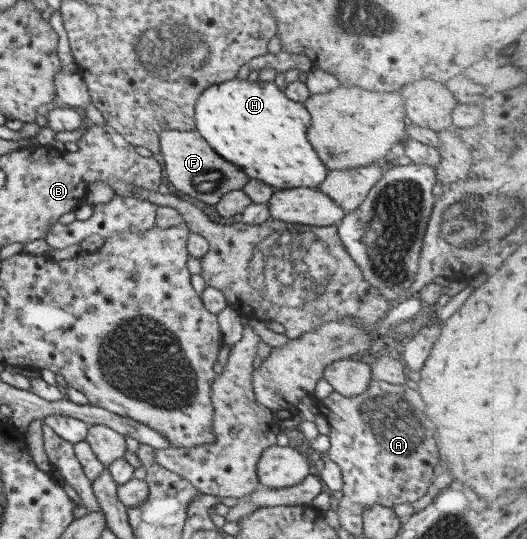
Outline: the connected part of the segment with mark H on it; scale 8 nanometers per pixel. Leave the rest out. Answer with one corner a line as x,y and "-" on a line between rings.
236,77
202,90
194,104
196,131
215,154
239,166
243,174
276,190
313,189
328,175
305,138
309,113
304,103
285,98
273,82

